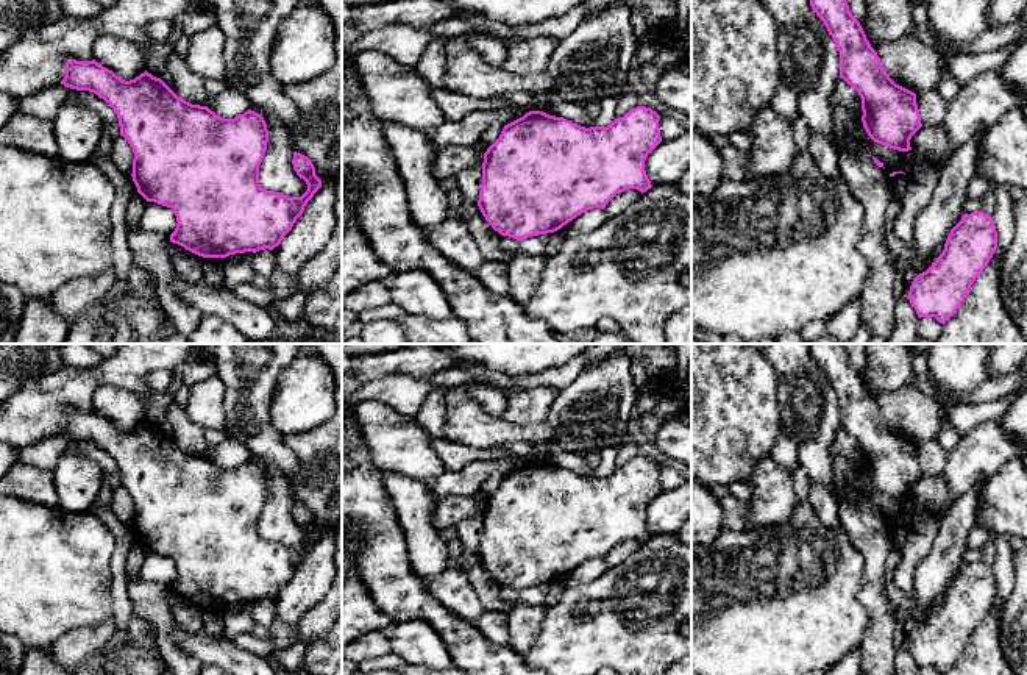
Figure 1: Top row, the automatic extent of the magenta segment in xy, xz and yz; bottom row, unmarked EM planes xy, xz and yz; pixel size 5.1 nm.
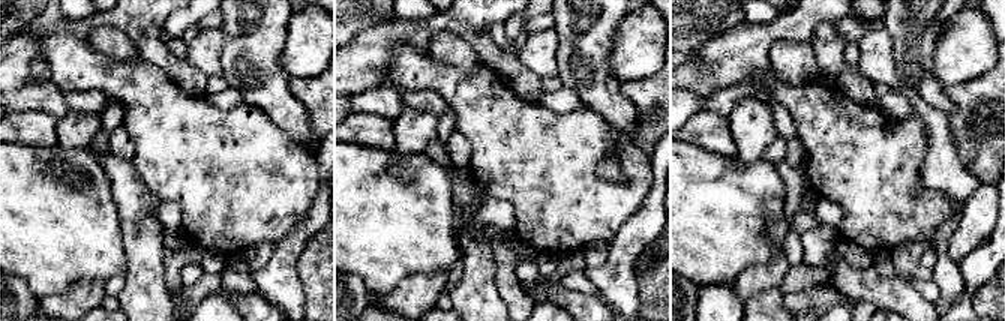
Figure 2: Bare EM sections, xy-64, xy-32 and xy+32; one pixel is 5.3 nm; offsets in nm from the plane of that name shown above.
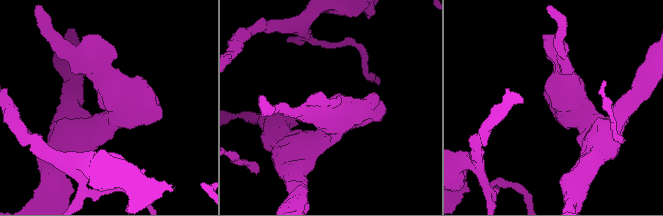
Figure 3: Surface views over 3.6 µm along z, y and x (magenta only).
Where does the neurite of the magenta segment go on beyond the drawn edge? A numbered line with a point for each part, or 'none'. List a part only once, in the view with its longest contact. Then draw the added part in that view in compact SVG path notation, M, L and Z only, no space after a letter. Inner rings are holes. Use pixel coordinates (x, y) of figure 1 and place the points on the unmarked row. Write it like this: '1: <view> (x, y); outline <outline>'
none

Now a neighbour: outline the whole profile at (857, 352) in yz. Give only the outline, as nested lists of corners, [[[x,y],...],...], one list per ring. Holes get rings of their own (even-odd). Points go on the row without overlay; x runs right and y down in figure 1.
[[[844,344],[846,352],[849,355],[851,364],[858,370],[863,372],[868,362],[866,358],[866,347],[868,344]]]

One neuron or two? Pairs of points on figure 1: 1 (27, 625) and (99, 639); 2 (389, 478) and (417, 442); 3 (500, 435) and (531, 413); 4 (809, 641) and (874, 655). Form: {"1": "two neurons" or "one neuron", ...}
{"1": "two neurons", "2": "two neurons", "3": "two neurons", "4": "two neurons"}

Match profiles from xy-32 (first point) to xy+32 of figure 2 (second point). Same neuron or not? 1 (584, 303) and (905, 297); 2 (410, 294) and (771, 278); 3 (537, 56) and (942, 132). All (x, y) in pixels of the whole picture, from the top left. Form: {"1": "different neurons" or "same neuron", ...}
{"1": "same neuron", "2": "same neuron", "3": "same neuron"}

